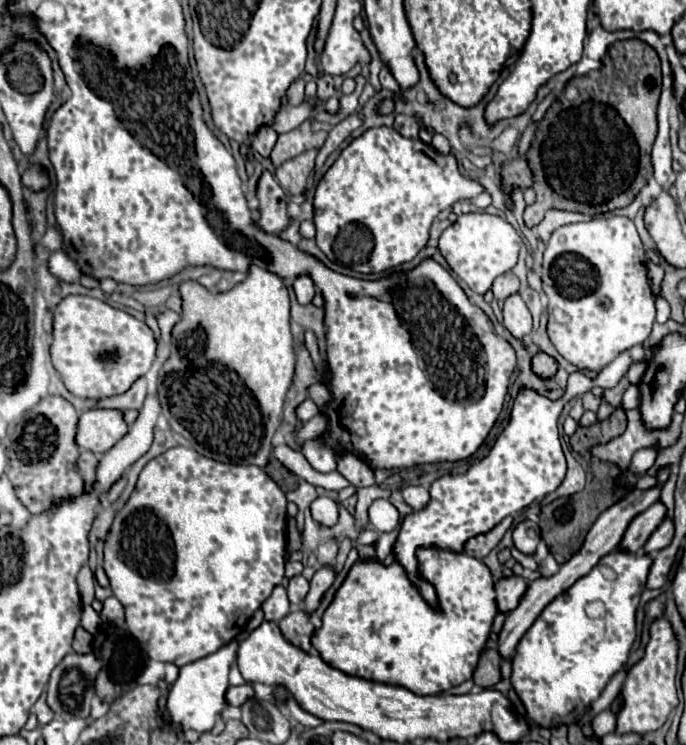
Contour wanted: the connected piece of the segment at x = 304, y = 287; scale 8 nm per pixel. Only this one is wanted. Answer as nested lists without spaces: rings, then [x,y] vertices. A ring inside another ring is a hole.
[[[307,274],[295,278],[293,288],[295,288],[299,304],[309,304],[313,300],[313,296],[315,296],[315,284],[313,284],[311,276],[307,276]]]

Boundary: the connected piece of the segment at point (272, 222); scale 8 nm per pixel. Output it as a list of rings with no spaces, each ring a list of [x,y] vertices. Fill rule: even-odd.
[[[267,170],[263,172],[263,176],[257,184],[257,196],[261,202],[261,206],[259,206],[261,218],[257,224],[269,234],[275,234],[275,232],[281,234],[291,222],[291,218],[287,214],[289,198],[287,198],[285,190],[277,184],[273,174]]]

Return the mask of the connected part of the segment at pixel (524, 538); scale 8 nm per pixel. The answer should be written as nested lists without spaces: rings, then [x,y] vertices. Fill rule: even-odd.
[[[525,520],[521,522],[515,530],[513,530],[513,542],[515,542],[515,548],[527,556],[535,554],[537,550],[537,544],[539,544],[539,526],[531,520]]]

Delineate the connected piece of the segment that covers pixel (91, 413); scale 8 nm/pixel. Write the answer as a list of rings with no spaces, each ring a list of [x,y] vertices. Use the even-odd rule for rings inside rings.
[[[87,410],[79,418],[77,446],[93,454],[103,454],[111,450],[127,434],[127,424],[121,410]]]

